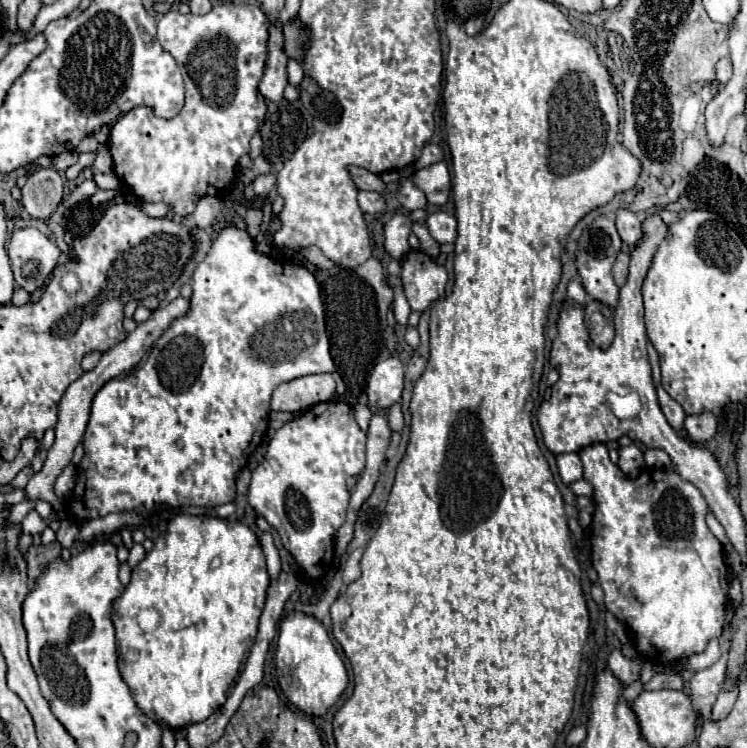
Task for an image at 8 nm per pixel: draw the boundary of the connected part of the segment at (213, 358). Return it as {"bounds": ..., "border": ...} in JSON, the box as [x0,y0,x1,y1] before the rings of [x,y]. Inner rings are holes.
{"bounds":[71,225,335,523],"border":[[[229,225],[229,227],[221,229],[217,233],[215,241],[213,241],[213,247],[211,247],[209,255],[195,269],[193,297],[191,297],[189,311],[183,317],[177,317],[177,319],[171,321],[171,325],[155,341],[155,345],[149,351],[145,363],[141,363],[139,367],[135,367],[127,375],[111,379],[95,395],[93,405],[91,405],[91,419],[89,419],[85,439],[83,439],[85,457],[77,465],[77,477],[79,479],[77,479],[77,485],[73,489],[73,491],[85,491],[81,507],[71,505],[73,509],[79,509],[79,513],[73,513],[75,521],[81,523],[81,521],[91,521],[91,519],[97,519],[97,517],[105,517],[109,513],[127,513],[127,511],[149,517],[149,511],[153,513],[157,509],[157,505],[163,505],[163,503],[167,503],[171,507],[189,507],[189,505],[217,507],[217,505],[233,501],[237,497],[235,479],[237,479],[237,473],[241,471],[241,455],[243,455],[243,465],[245,465],[247,457],[253,451],[253,447],[251,447],[253,435],[267,431],[269,403],[271,403],[273,389],[279,383],[285,383],[285,381],[291,381],[291,379],[297,379],[297,377],[303,377],[303,375],[309,375],[309,373],[333,373],[333,371],[335,371],[335,367],[333,367],[333,359],[331,359],[331,353],[329,353],[329,337],[327,337],[327,331],[325,331],[323,301],[321,301],[319,283],[315,281],[315,277],[301,265],[283,265],[283,263],[277,263],[277,261],[265,257],[263,253],[259,253],[247,231],[243,231],[235,225]],[[257,333],[263,333],[263,357],[259,355],[259,347],[255,343]]]}

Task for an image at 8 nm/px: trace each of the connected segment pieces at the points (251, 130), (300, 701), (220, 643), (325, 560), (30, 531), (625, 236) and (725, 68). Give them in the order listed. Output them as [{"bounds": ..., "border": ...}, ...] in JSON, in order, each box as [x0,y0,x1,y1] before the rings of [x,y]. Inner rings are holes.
[{"bounds":[109,3,267,217],"border":[[[227,3],[227,5],[215,5],[207,15],[193,15],[193,13],[179,13],[179,11],[169,11],[165,13],[159,23],[157,23],[157,39],[163,45],[163,49],[167,53],[171,53],[177,59],[177,65],[181,67],[181,75],[185,79],[185,89],[187,89],[187,97],[185,97],[185,105],[181,109],[181,113],[173,119],[159,119],[159,117],[147,117],[145,115],[145,107],[135,107],[129,113],[125,113],[113,127],[111,127],[111,135],[109,135],[109,151],[113,155],[113,165],[115,165],[115,173],[119,179],[123,179],[139,199],[143,201],[167,201],[173,205],[173,213],[179,217],[187,217],[189,213],[193,213],[195,209],[195,201],[205,197],[205,195],[223,195],[225,191],[229,191],[235,183],[235,165],[239,161],[241,155],[245,155],[249,151],[249,141],[251,137],[257,133],[259,129],[259,119],[265,117],[267,107],[265,107],[265,99],[263,95],[257,91],[257,83],[263,75],[265,69],[265,59],[267,59],[267,17],[261,11],[259,5],[251,5],[251,3]]]},{"bounds":[275,613,349,717],"border":[[[293,613],[283,619],[279,627],[275,667],[279,687],[289,699],[289,703],[293,703],[309,717],[325,715],[327,709],[339,701],[339,697],[349,685],[347,669],[341,657],[337,655],[325,627],[305,613]]]},{"bounds":[113,513,269,729],"border":[[[183,513],[167,523],[167,529],[155,539],[151,553],[133,569],[129,585],[113,603],[119,671],[145,715],[165,727],[181,729],[205,721],[225,703],[253,647],[269,583],[263,547],[255,531],[245,523]],[[141,609],[155,609],[159,613],[159,625],[153,631],[139,627],[137,615]]]},{"bounds":[248,403,365,581],"border":[[[319,403],[277,429],[265,459],[253,471],[248,504],[277,533],[287,535],[283,547],[295,557],[307,581],[321,577],[333,563],[333,535],[343,525],[349,503],[347,477],[363,471],[365,441],[349,405]]]},{"bounds":[21,511,45,535],"border":[[[29,511],[27,513],[27,517],[21,521],[21,533],[25,533],[25,535],[39,535],[43,529],[45,529],[45,521],[37,515],[37,511]]]},{"bounds":[617,209,643,247],"border":[[[627,209],[617,211],[617,231],[619,231],[623,243],[629,247],[633,247],[639,241],[639,235],[643,235],[641,233],[641,221],[637,219],[635,213],[631,213]]]},{"bounds":[717,57,731,83],"border":[[[723,57],[719,63],[717,63],[717,81],[719,83],[727,83],[731,79],[731,59],[729,57]]]}]

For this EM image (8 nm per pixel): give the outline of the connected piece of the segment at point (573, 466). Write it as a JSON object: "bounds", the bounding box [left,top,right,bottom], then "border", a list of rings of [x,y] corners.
{"bounds":[557,453,583,485],"border":[[[577,453],[559,455],[557,465],[559,465],[559,475],[561,475],[565,485],[571,485],[571,483],[575,483],[575,481],[579,481],[583,477],[583,465],[579,463]]]}

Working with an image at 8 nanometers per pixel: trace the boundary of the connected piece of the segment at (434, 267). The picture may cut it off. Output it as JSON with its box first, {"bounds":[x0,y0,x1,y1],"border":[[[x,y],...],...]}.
{"bounds":[401,251,447,311],"border":[[[409,251],[401,259],[401,281],[413,311],[425,311],[445,293],[447,271],[421,251]]]}

